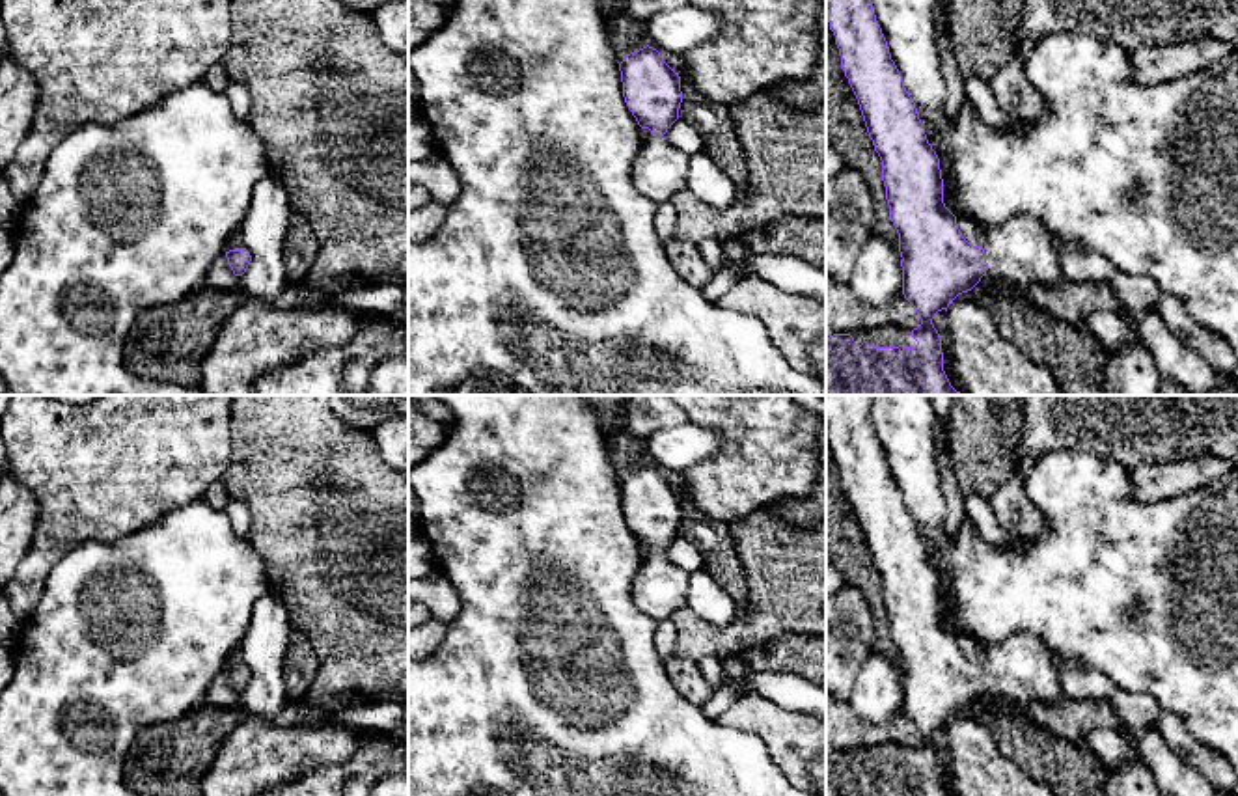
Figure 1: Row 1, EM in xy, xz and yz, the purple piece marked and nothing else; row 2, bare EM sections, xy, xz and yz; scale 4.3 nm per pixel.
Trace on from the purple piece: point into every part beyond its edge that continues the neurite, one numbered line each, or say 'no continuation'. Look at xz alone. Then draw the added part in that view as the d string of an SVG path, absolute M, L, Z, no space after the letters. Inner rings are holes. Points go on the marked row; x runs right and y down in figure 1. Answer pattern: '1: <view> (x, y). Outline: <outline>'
1: xz (660, 170). Outline: M653 134L634 160L632 181L656 205L686 190L690 155L673 147L666 136Z

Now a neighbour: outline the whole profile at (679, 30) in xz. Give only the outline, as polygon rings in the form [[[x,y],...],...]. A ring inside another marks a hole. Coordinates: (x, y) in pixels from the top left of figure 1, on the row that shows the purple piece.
[[[684,4],[649,17],[645,21],[645,39],[656,50],[684,56],[692,48],[712,41],[722,26],[723,19],[718,13]]]

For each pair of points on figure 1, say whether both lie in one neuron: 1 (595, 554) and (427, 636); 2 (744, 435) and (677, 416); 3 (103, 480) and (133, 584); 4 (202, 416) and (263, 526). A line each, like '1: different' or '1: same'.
1: different
2: different
3: different
4: different

